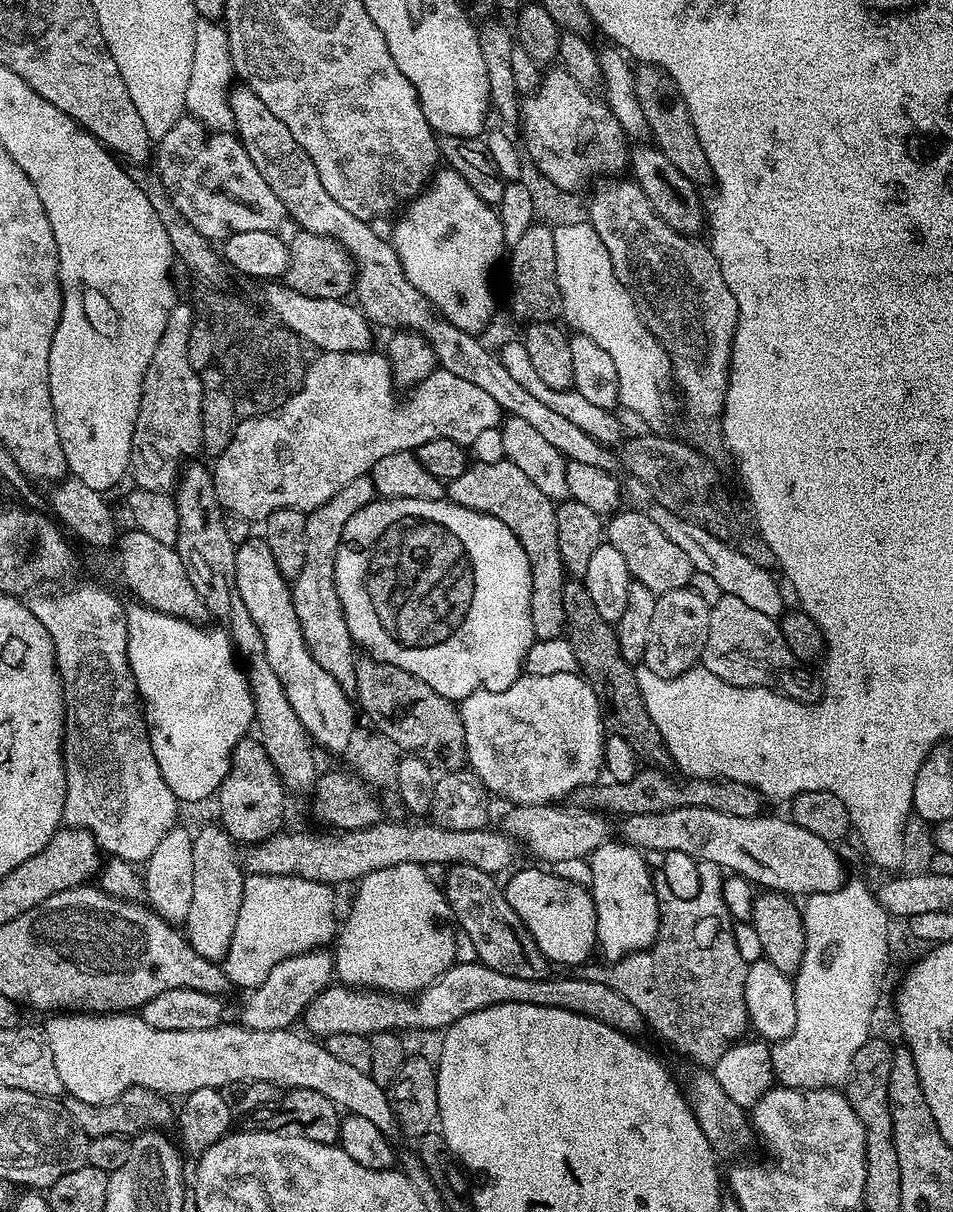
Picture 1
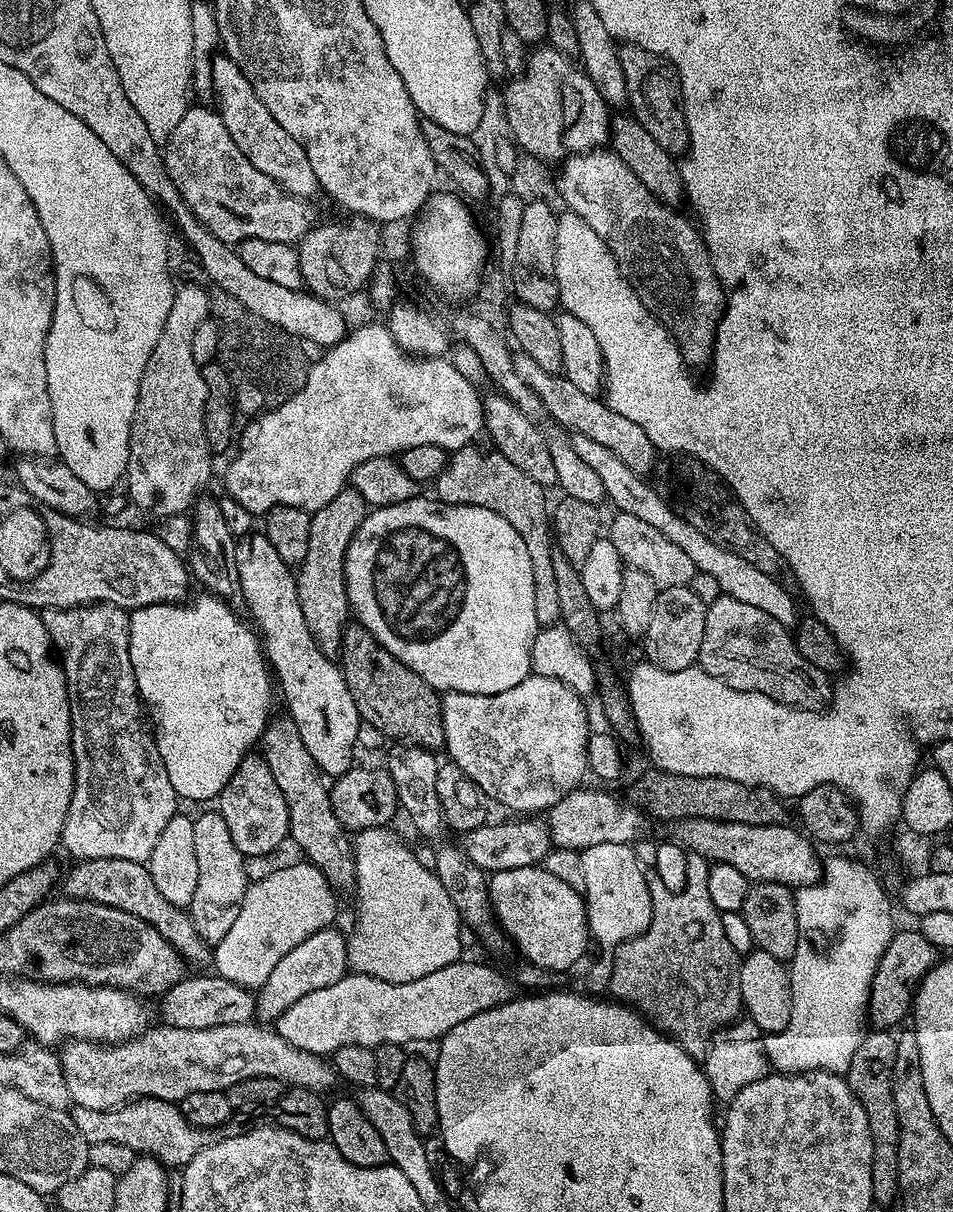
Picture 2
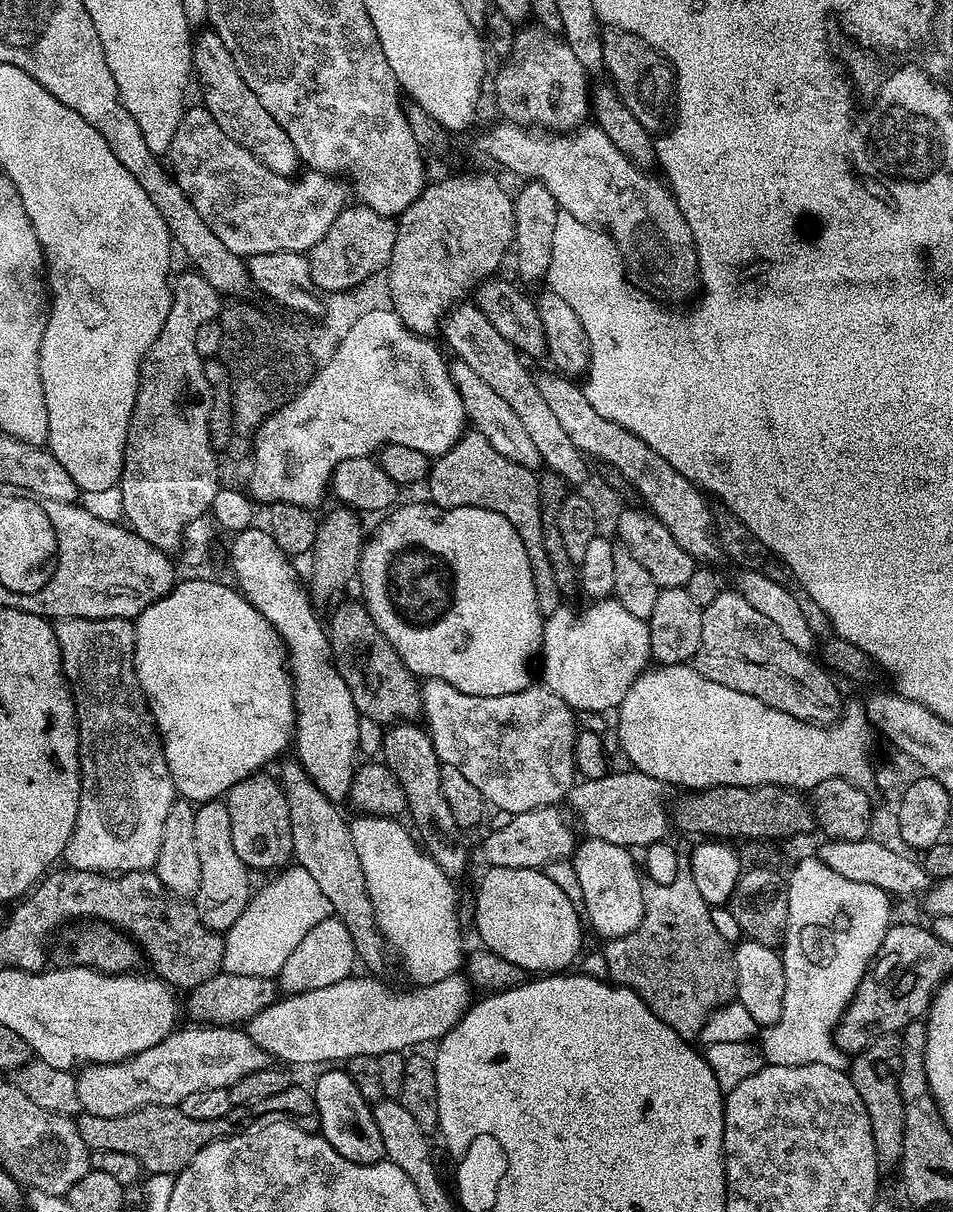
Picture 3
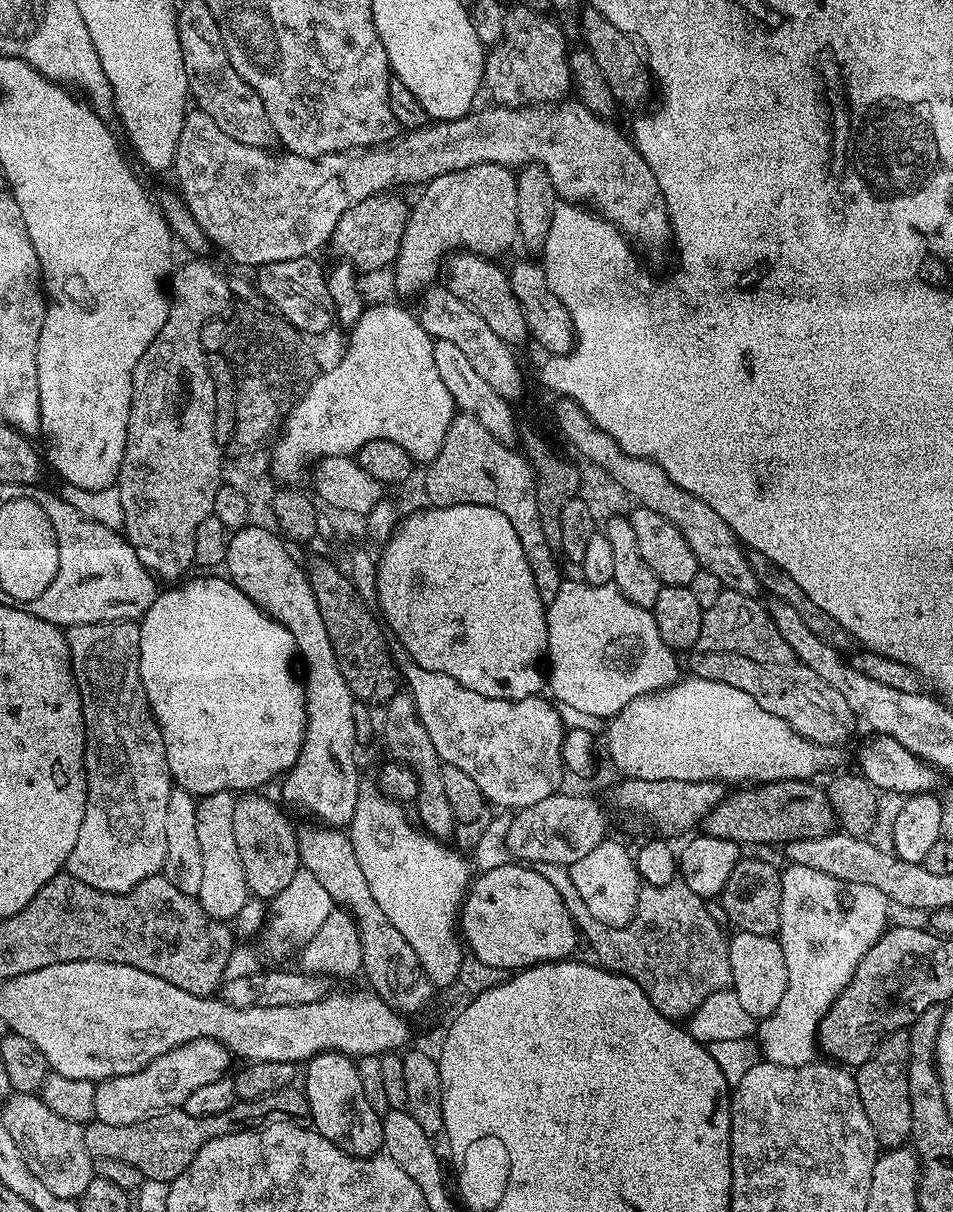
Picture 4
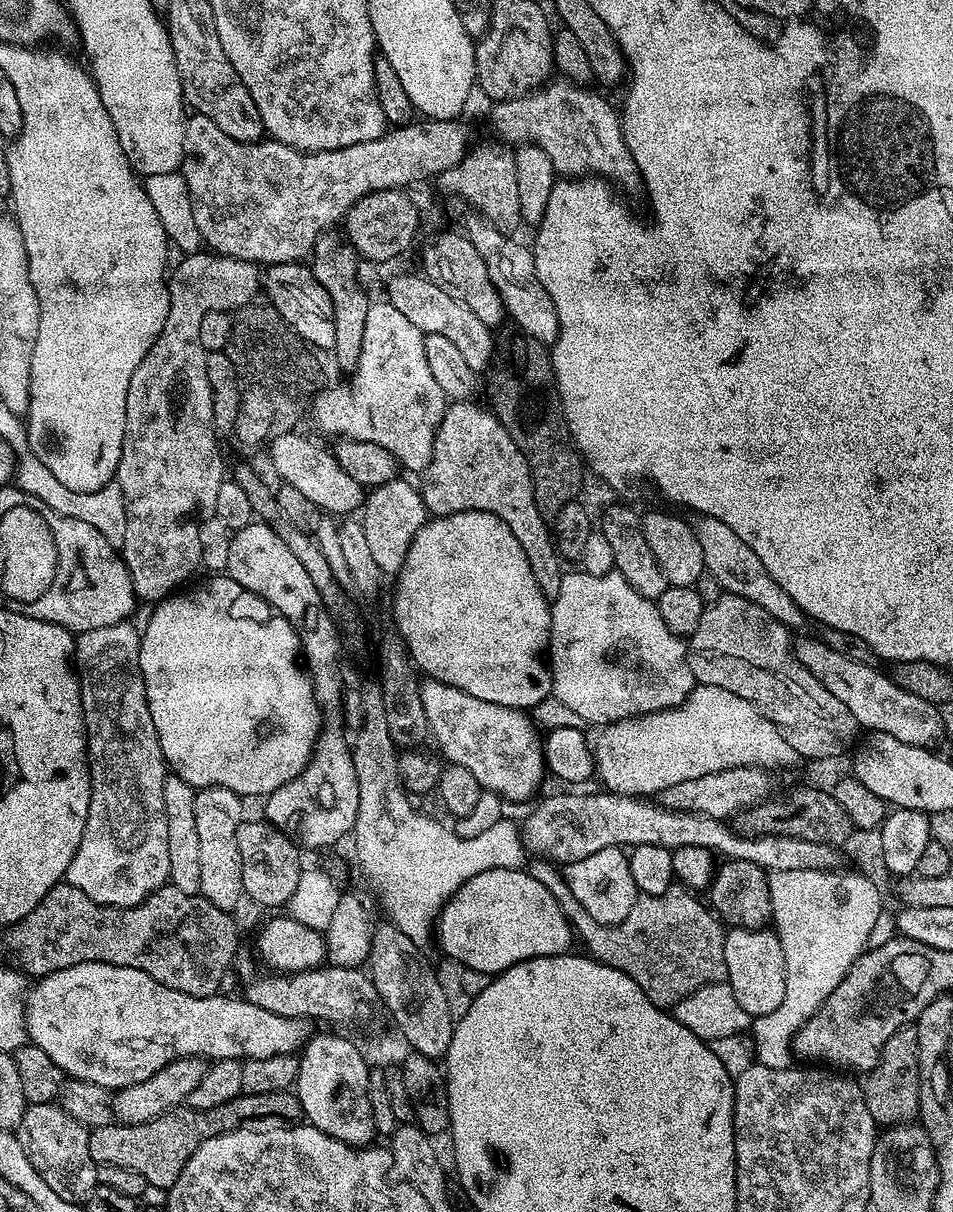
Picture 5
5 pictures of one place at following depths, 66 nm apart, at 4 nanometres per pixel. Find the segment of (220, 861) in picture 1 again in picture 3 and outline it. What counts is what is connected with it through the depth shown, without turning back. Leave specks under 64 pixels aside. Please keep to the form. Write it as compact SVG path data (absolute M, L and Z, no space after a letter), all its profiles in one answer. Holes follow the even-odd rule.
M223 799L205 800L196 808L194 843L198 846L198 866L202 866L202 882L198 882L198 890L194 897L198 917L206 927L223 934L230 926L234 926L234 922L238 922L238 914L246 910L248 899L254 891L254 884L248 881L250 870L242 862L242 858L238 858L238 850L234 850L234 838L230 834L230 810Z

